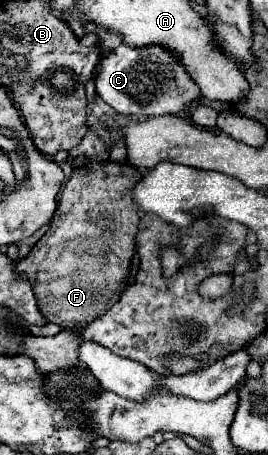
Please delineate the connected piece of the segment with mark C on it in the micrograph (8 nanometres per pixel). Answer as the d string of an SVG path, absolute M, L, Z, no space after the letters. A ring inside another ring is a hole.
M120 45L112 49L96 67L94 83L98 95L122 115L176 115L192 105L192 101L202 99L200 89L188 75L186 67L180 63L176 51L164 45L130 47Z

